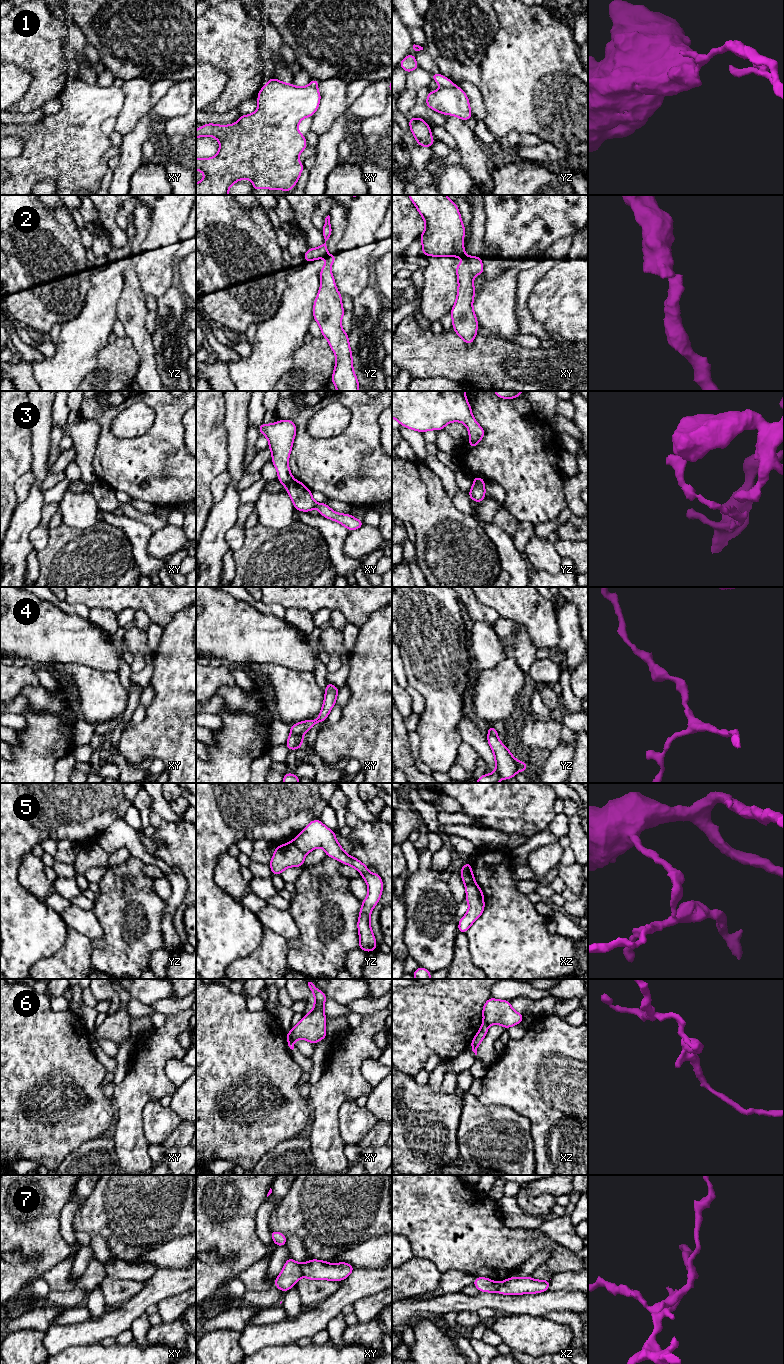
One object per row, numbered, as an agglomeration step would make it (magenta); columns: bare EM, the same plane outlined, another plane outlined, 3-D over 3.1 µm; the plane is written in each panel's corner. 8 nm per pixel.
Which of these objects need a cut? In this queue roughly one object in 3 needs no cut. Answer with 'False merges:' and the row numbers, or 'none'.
False merges: 1, 2, 3, 4, 5, 6, 7

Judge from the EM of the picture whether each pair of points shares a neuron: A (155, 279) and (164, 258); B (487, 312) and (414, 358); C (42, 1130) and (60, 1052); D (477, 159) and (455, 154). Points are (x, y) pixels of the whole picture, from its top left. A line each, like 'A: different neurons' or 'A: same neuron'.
A: same neuron
B: different neurons
C: same neuron
D: different neurons

